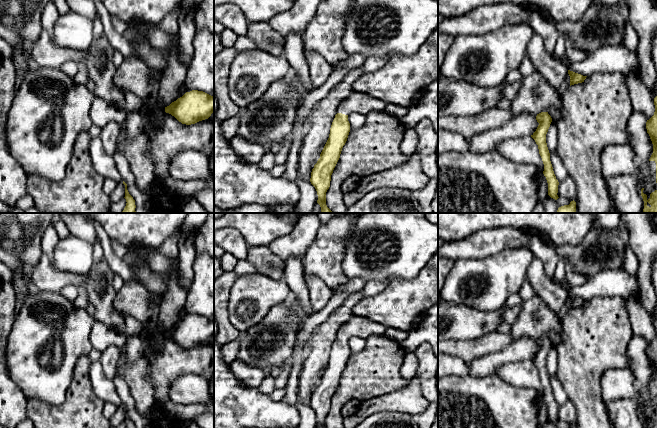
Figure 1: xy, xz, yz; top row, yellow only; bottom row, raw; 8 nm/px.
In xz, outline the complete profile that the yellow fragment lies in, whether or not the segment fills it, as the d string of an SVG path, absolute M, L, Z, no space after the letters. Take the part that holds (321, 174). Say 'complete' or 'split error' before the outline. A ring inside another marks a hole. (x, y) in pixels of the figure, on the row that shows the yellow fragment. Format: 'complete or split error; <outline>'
split error; M352 91L338 107L330 128L329 138L312 169L310 178L311 184L317 191L317 203L321 207L321 213L333 213L326 205L326 192L330 187L331 175L350 132L348 115L351 113L366 115L371 111L384 111L385 106L386 103L381 100Z

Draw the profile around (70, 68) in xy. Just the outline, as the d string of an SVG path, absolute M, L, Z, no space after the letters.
M72 60L63 62L59 67L59 69L70 78L73 78L77 74L79 68L78 63Z

